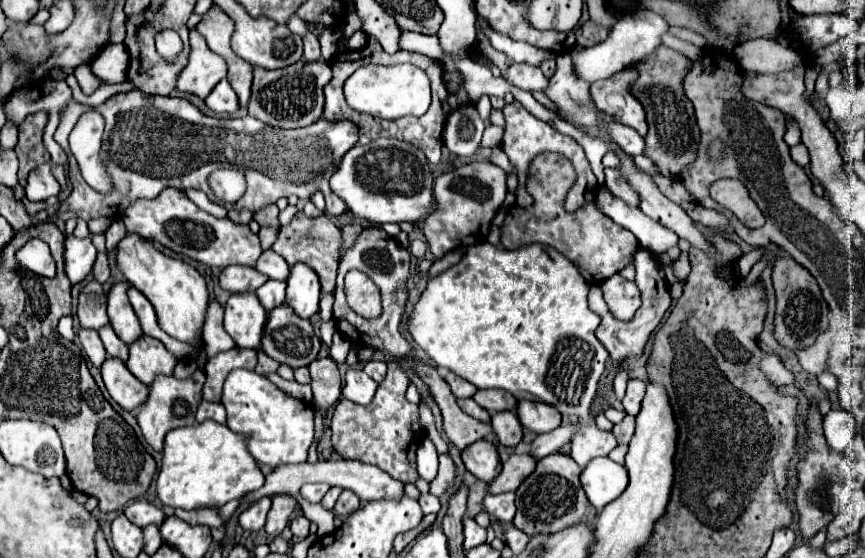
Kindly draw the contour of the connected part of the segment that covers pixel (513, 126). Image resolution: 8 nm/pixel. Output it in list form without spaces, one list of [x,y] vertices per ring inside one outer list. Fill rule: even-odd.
[[[519,102],[505,104],[505,108],[503,108],[503,116],[505,116],[505,134],[503,134],[501,148],[503,148],[503,152],[509,156],[511,166],[513,166],[513,168],[517,170],[517,174],[519,174],[519,188],[517,188],[517,192],[525,192],[523,174],[527,172],[529,162],[531,162],[537,154],[545,152],[547,148],[559,148],[559,154],[567,156],[567,158],[573,162],[575,170],[577,170],[577,182],[573,184],[573,188],[571,188],[571,190],[569,190],[569,194],[567,194],[567,200],[565,200],[565,210],[575,212],[577,208],[581,208],[581,206],[585,204],[587,174],[589,174],[589,160],[587,160],[587,156],[585,156],[583,148],[581,148],[581,146],[579,146],[579,144],[577,144],[571,136],[565,136],[565,134],[557,132],[555,128],[551,128],[547,122],[543,122],[543,120],[535,118],[535,116],[533,116],[531,112],[527,112],[527,110],[525,110]]]

